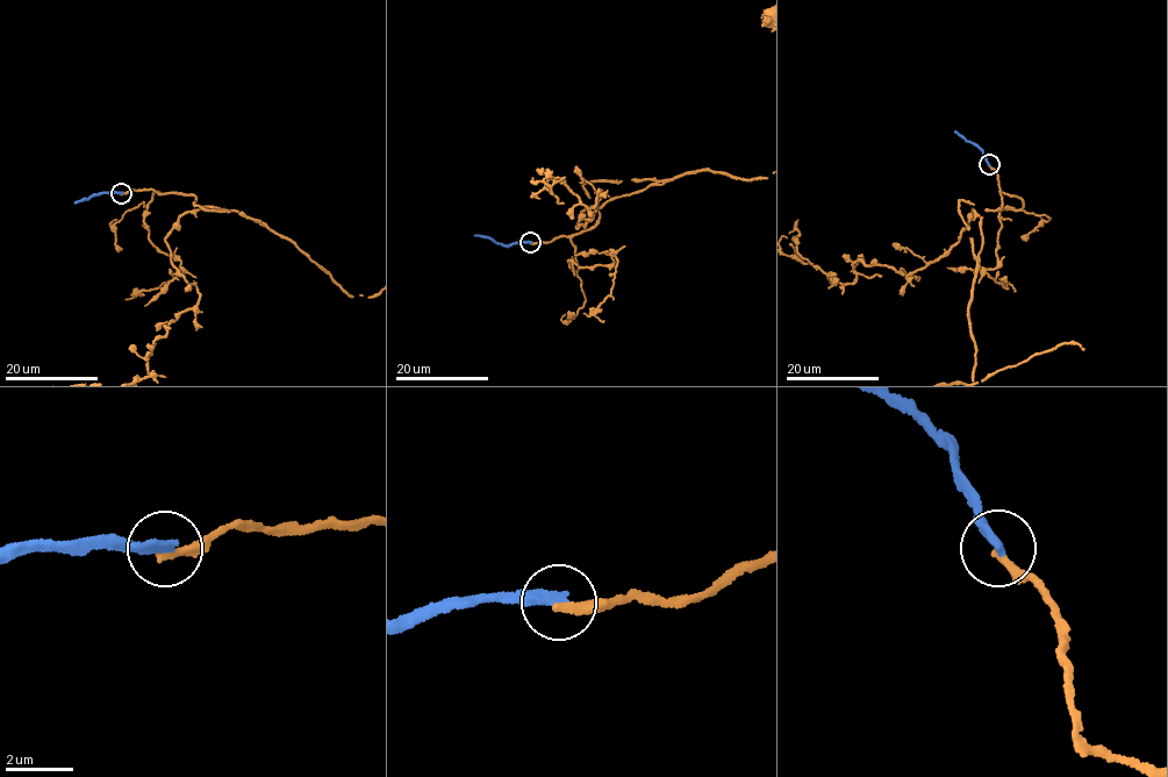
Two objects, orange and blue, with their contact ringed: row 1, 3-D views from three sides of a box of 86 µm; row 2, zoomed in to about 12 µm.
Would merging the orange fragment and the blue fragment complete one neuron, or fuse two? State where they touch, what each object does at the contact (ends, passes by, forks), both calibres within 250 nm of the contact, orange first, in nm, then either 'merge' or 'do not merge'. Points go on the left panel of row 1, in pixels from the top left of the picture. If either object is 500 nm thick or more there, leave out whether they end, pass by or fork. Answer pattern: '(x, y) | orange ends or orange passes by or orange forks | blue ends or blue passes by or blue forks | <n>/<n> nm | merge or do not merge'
(121, 193) | orange ends | blue ends | 280/320 nm | do not merge

